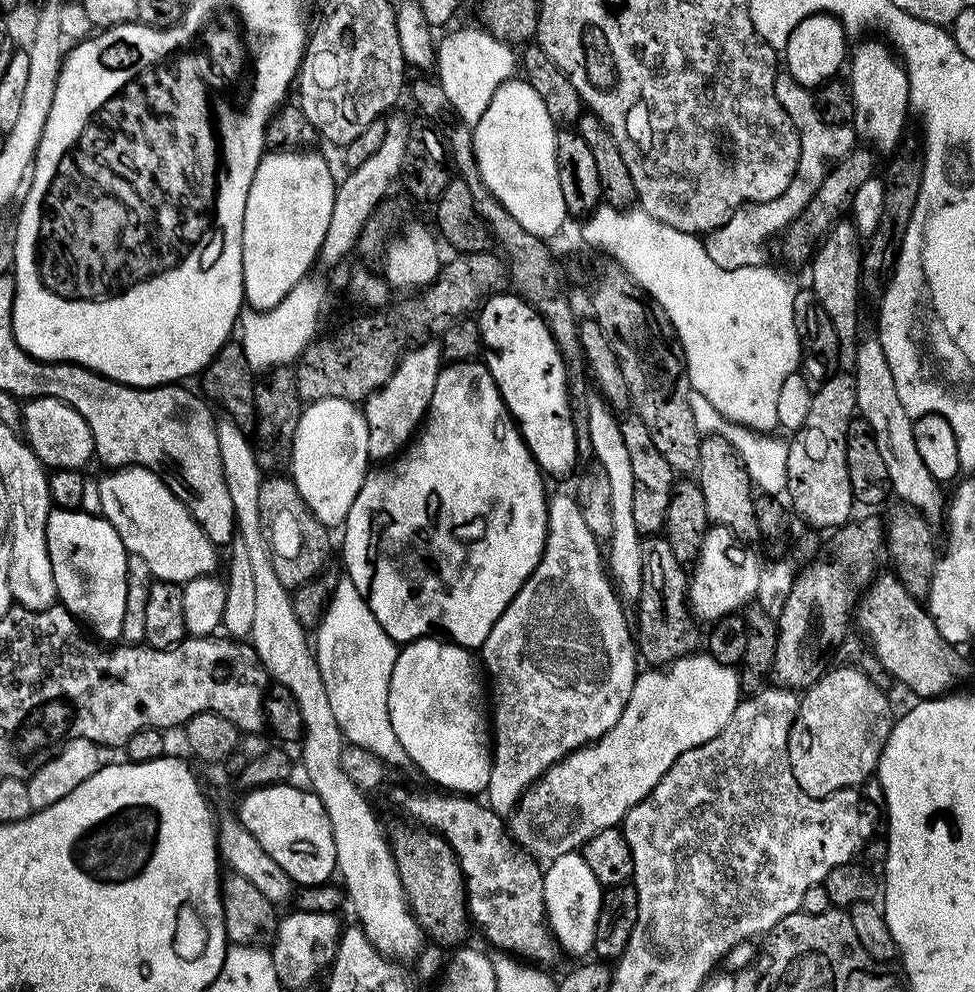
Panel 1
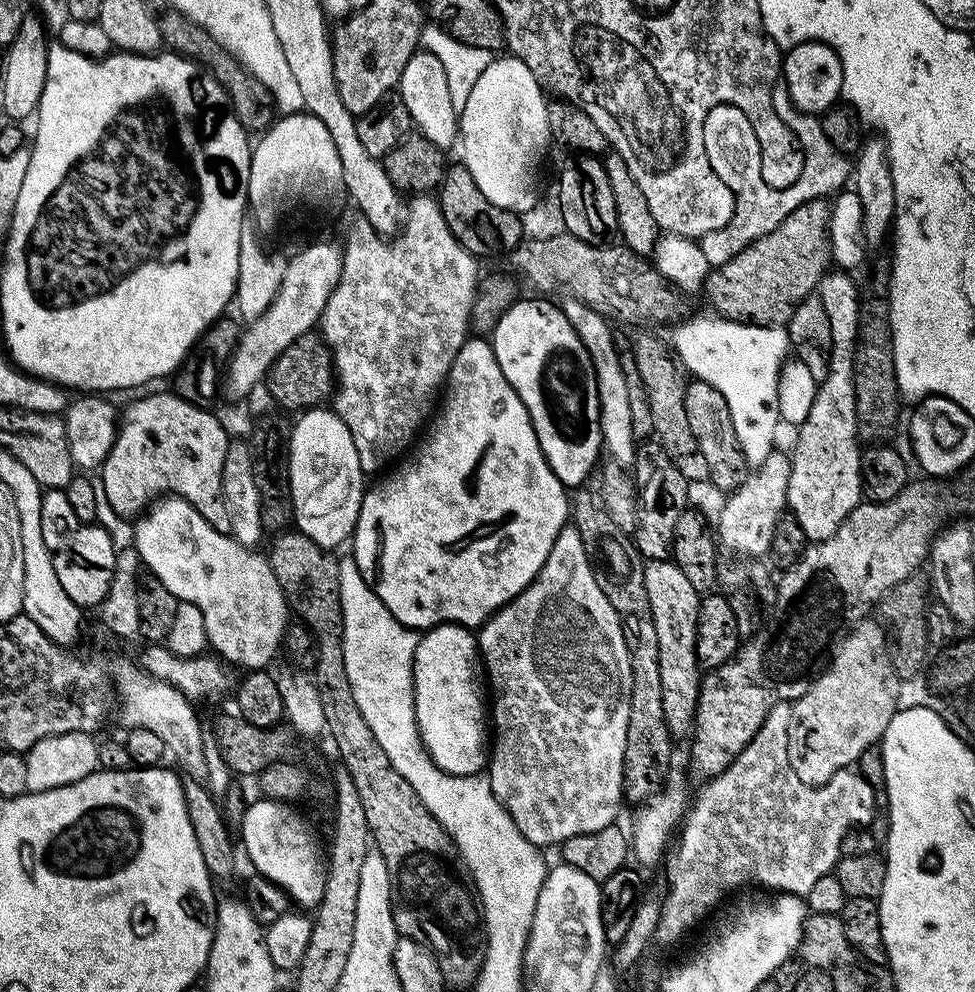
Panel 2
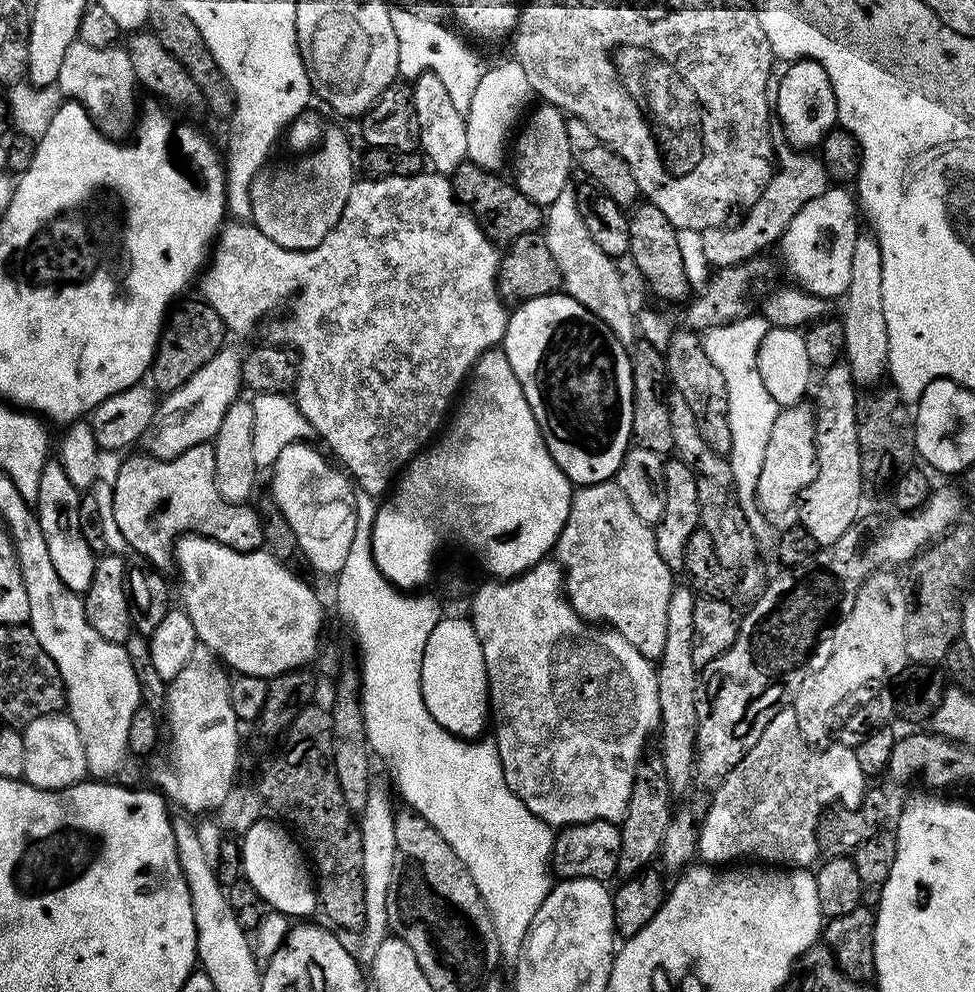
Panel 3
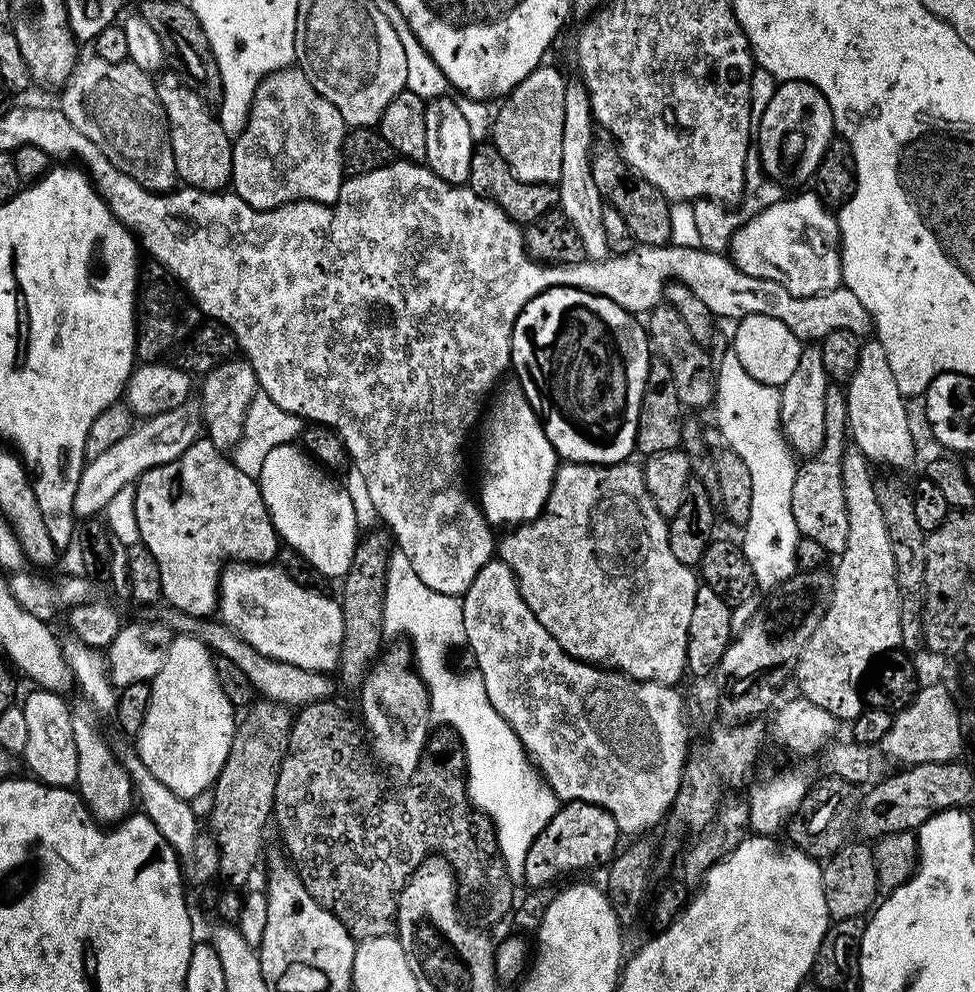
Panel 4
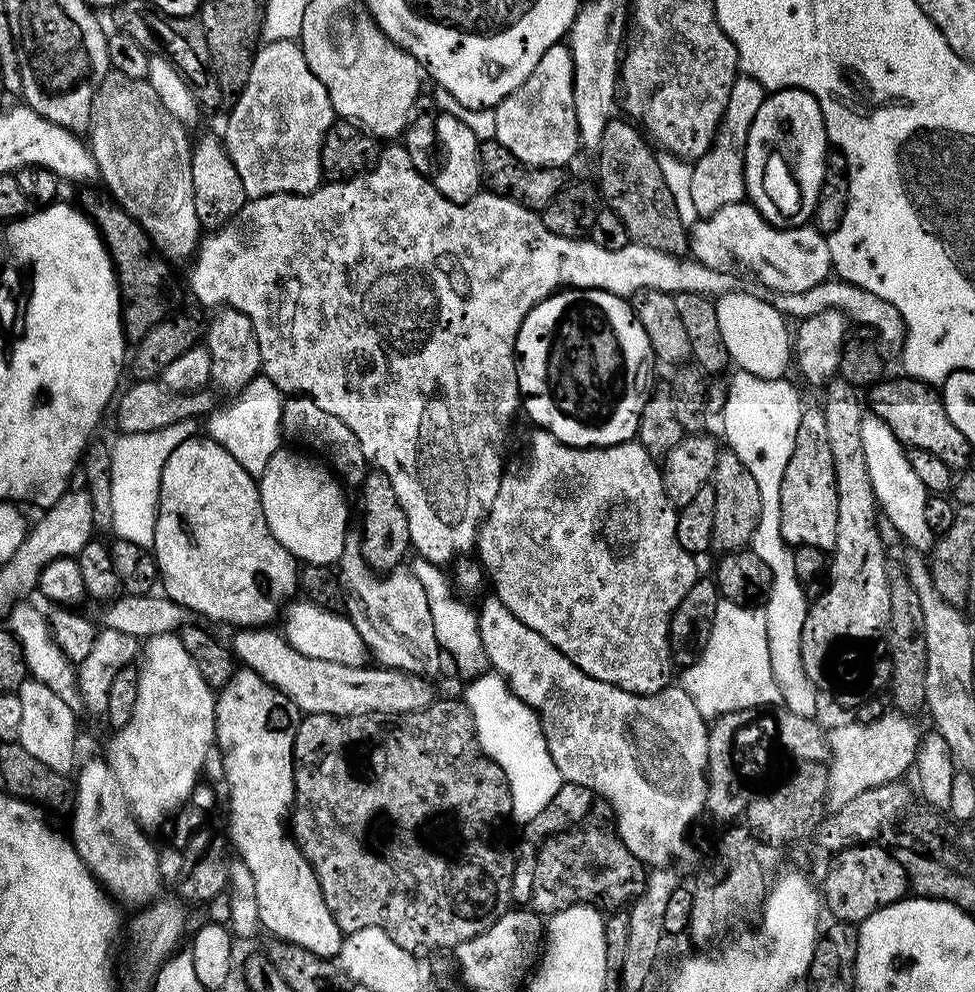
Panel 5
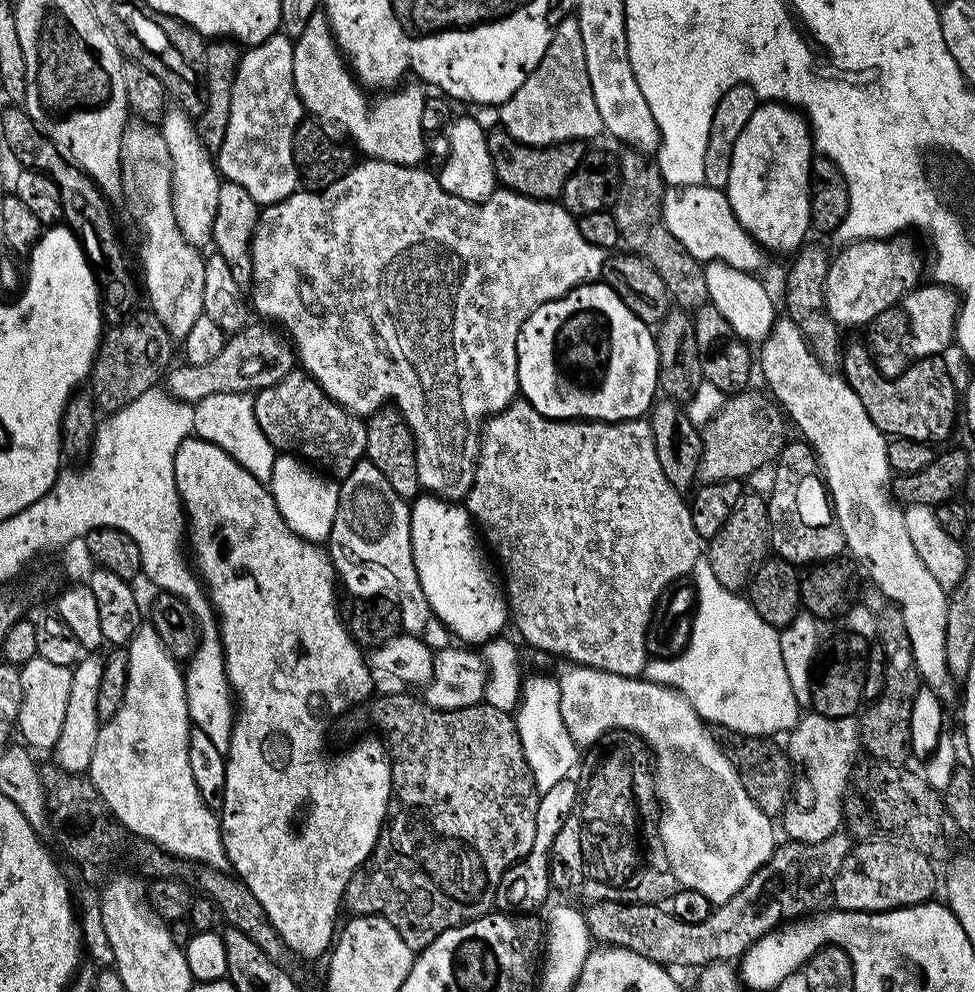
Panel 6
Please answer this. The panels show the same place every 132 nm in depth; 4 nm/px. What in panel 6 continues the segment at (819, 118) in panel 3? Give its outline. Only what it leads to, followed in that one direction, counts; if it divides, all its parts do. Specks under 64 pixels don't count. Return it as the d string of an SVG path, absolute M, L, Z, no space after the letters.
M761 103L754 114L750 114L750 122L746 122L742 134L738 134L738 142L734 142L734 154L730 158L730 182L726 189L730 210L734 210L734 218L738 218L738 222L755 238L757 244L769 253L795 253L805 243L804 235L810 232L810 181L814 176L812 156L814 145L808 121L803 112L787 104Z

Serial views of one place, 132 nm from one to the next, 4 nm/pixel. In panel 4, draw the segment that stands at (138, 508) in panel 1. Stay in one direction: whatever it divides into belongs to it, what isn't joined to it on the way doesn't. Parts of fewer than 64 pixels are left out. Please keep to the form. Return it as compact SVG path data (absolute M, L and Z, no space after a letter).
M232 562L220 573L218 616L235 636L254 646L258 654L302 670L328 674L340 662L342 610L333 597L331 600L314 589L294 582L276 566Z

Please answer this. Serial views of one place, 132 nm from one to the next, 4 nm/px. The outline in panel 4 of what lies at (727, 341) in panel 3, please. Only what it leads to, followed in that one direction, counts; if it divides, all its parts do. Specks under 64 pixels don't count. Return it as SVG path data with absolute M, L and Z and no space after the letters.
M728 350L721 360L718 360L716 368L716 398L714 401L714 409L716 408L716 424L720 427L720 436L727 447L734 450L734 454L738 454L738 458L742 458L742 462L746 462L747 469L750 470L750 486L752 493L750 494L750 518L742 526L744 532L744 540L742 539L742 547L746 562L750 562L750 570L754 570L754 578L757 580L759 587L764 590L771 590L780 584L783 580L789 580L796 571L796 547L800 541L800 531L794 522L794 514L792 513L792 495L794 494L794 478L796 477L796 469L798 467L797 457L794 455L793 448L784 439L784 432L780 429L780 390L779 387L769 386L758 382L754 378L750 378L750 374L746 374L746 366L742 366L742 362L738 362L736 353Z

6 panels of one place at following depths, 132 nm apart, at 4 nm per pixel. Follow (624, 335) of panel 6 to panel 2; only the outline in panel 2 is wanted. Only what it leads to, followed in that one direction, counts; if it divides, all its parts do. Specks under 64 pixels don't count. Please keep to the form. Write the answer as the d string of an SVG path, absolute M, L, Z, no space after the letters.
M524 298L517 299L516 303L509 306L509 308L506 310L506 314L502 314L502 318L497 322L495 330L490 334L490 343L492 346L492 349L494 350L494 358L498 358L498 366L502 366L502 374L506 374L506 382L510 382L510 386L514 386L514 390L518 394L518 398L522 398L522 402L526 406L526 410L530 414L530 422L534 426L534 434L538 438L538 442L542 446L542 454L546 458L546 462L550 466L550 470L554 470L554 474L559 478L560 481L564 483L565 489L568 490L575 490L580 483L584 479L587 478L587 476L590 474L590 472L597 467L598 462L596 462L596 459L599 458L600 452L602 456L602 449L604 448L604 439L602 438L602 426L600 425L600 403L598 402L598 382L596 381L596 375L594 374L594 370L592 369L592 363L590 362L590 358L588 357L588 352L584 349L584 343L580 341L578 338L578 334L574 330L572 326L570 326L570 322L566 318L566 314L564 313L563 307L557 306L556 308L552 304L547 304L547 299L544 298L532 298L536 300L524 300Z

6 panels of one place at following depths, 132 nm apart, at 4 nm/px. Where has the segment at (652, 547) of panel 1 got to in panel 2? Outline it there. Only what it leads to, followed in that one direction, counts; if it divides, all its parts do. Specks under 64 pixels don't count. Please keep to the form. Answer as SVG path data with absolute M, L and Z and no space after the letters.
M671 559L647 561L644 567L646 593L650 600L652 618L658 639L658 653L660 663L660 677L662 683L662 708L664 710L665 722L668 731L673 737L685 733L687 735L695 721L697 699L700 697L700 681L702 670L697 662L697 622L698 610L702 599L694 586L687 581L686 574L679 570L676 563Z

